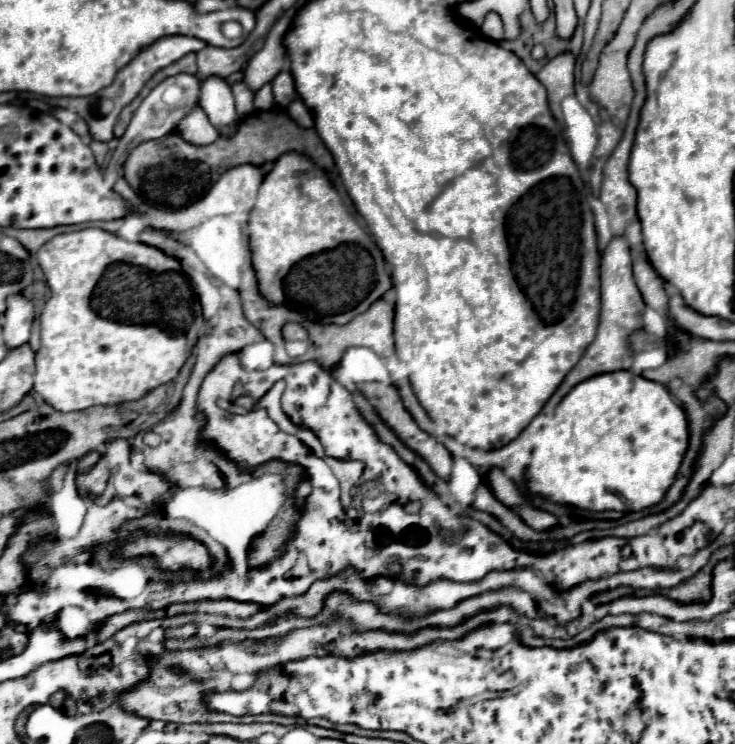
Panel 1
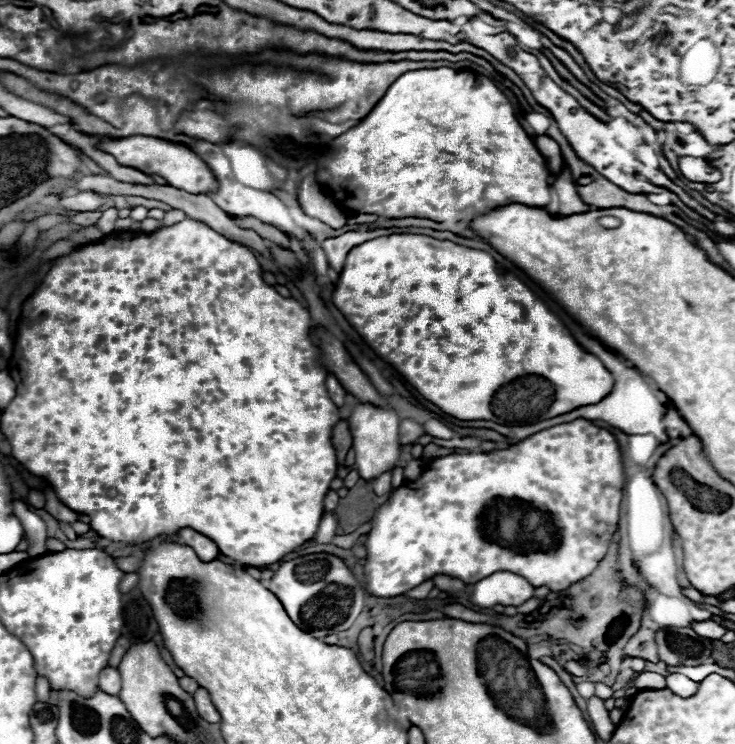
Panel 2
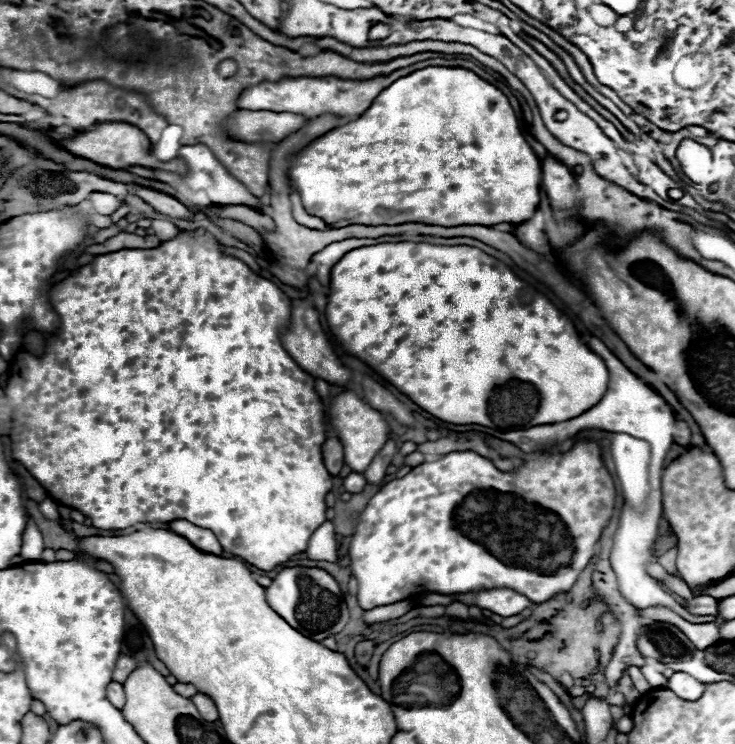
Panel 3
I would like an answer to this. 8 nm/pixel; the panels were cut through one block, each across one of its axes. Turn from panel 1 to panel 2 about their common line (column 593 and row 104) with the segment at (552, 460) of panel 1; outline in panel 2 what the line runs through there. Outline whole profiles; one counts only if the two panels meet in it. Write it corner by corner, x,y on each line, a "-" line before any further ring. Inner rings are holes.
434,68
434,70
412,70
402,74
396,82
390,84
386,90
384,98
374,106
374,110
354,128
348,132
340,134
332,142
332,154
328,158
320,160
320,170
316,170
318,180
330,190
330,194
336,198
336,202
342,206
346,214
378,214
378,216
388,216
388,218
430,218
436,222
460,222
464,218
472,218
478,214
484,214
490,208
496,206
508,206
508,204
526,204
526,206
546,206
550,202
550,184
548,184
548,170
546,170
546,160
542,158
540,150
530,142
530,136
522,130
518,124
512,104
508,98
496,88
492,80
486,76
476,76
470,72
456,72
452,68

